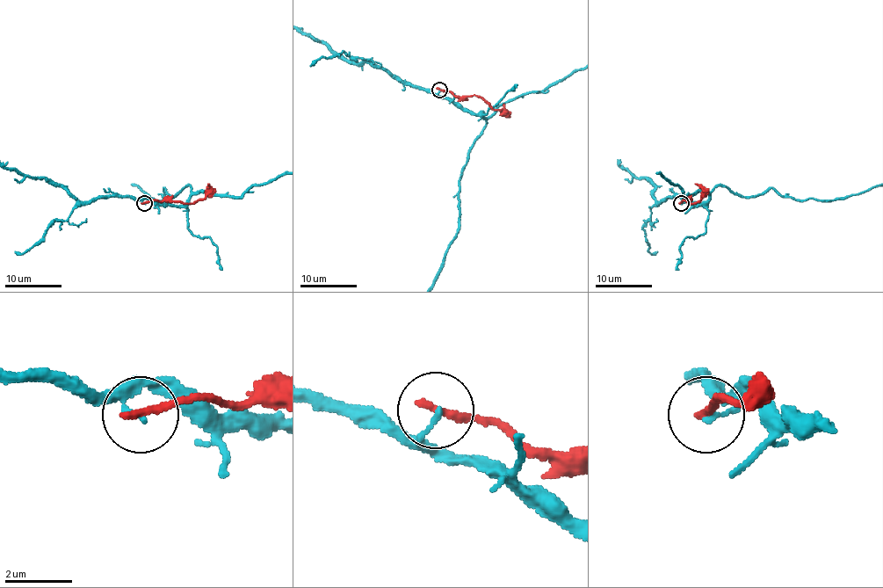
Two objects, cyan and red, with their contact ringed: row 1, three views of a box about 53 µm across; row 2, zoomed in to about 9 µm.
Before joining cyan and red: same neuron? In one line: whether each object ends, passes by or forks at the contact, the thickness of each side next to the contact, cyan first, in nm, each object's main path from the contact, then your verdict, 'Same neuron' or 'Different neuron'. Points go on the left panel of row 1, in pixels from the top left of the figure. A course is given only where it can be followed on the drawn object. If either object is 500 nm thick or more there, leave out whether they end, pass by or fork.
At the ring cyan ends. At the ring red ends. Thickness 130 nm (cyan) against 260 nm. Course of cyan: (145, 202), (183, 206), (191, 186), (163, 199), (8, 171). Course of red: (145, 202), (157, 199), (194, 202), (207, 192), (207, 184). Different neuron

